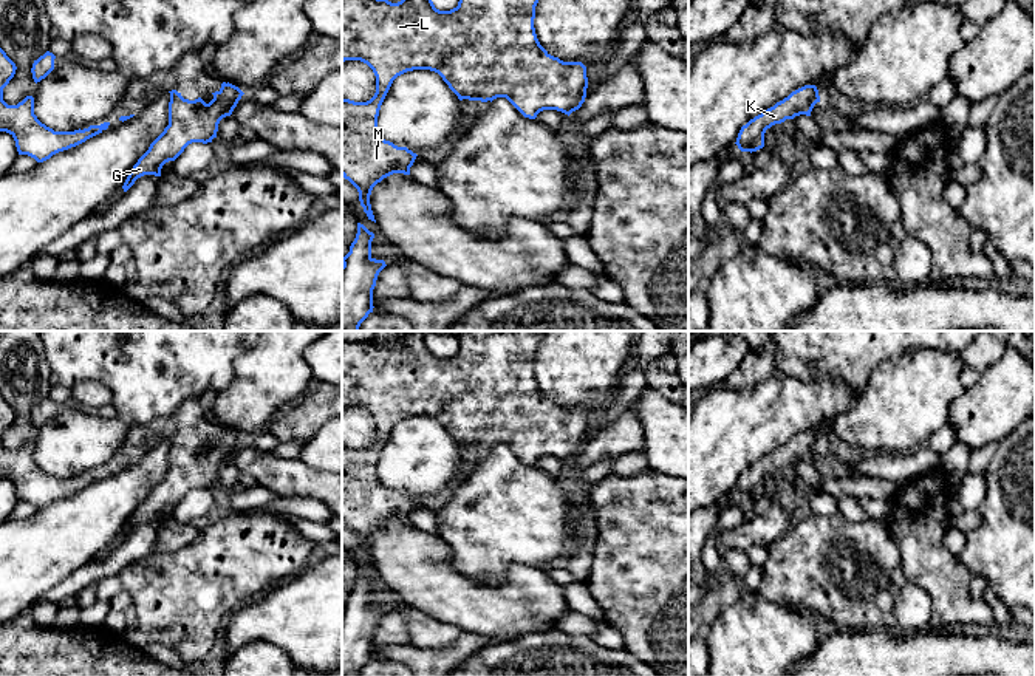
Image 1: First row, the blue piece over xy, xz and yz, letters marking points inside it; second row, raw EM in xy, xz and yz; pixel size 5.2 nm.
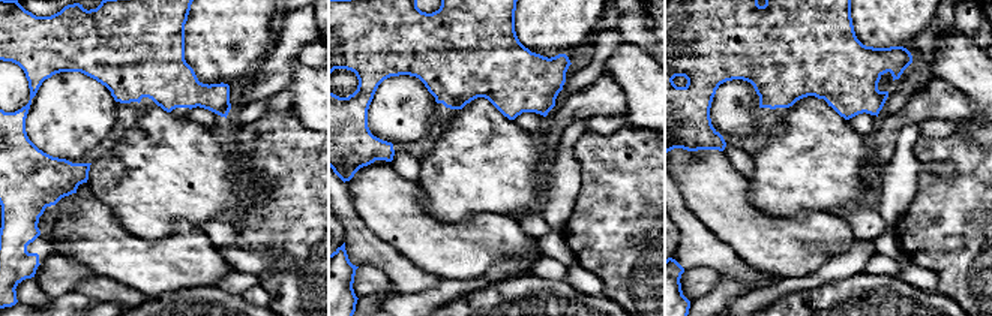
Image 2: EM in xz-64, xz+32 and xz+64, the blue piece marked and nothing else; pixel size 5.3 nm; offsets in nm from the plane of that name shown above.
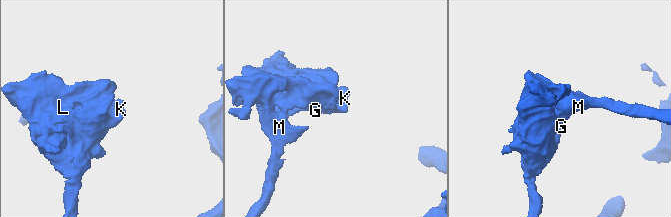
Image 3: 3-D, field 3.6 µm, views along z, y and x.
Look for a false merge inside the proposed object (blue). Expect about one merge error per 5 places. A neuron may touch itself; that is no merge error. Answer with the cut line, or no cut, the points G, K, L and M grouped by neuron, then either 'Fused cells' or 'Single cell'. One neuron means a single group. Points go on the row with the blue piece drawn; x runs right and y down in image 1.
No split. Groups: G K L M. Single cell

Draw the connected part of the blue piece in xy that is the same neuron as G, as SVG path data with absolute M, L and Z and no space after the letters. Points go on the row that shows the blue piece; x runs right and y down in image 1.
M223 82L221 88L212 93L213 99L209 104L201 97L195 101L184 99L176 90L169 93L169 125L133 166L122 186L124 192L144 175L161 176L162 166L175 161L189 144L212 142L217 138L220 121L232 114L244 94L229 82Z

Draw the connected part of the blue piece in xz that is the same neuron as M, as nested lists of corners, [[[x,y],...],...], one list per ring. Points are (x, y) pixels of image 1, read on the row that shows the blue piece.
[[[342,0],[342,62],[360,60],[376,76],[376,93],[367,102],[342,97],[342,176],[359,192],[368,220],[374,221],[370,204],[373,187],[393,173],[410,175],[416,153],[385,141],[377,128],[381,105],[393,80],[413,70],[438,73],[459,101],[494,101],[506,97],[524,118],[535,119],[543,110],[571,114],[586,97],[588,77],[582,62],[563,62],[551,56],[538,42],[534,19],[538,0],[459,0],[450,11],[439,11],[432,0]]]

